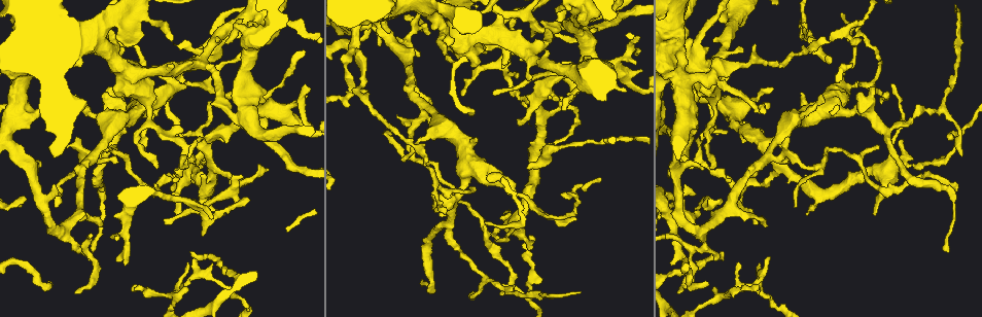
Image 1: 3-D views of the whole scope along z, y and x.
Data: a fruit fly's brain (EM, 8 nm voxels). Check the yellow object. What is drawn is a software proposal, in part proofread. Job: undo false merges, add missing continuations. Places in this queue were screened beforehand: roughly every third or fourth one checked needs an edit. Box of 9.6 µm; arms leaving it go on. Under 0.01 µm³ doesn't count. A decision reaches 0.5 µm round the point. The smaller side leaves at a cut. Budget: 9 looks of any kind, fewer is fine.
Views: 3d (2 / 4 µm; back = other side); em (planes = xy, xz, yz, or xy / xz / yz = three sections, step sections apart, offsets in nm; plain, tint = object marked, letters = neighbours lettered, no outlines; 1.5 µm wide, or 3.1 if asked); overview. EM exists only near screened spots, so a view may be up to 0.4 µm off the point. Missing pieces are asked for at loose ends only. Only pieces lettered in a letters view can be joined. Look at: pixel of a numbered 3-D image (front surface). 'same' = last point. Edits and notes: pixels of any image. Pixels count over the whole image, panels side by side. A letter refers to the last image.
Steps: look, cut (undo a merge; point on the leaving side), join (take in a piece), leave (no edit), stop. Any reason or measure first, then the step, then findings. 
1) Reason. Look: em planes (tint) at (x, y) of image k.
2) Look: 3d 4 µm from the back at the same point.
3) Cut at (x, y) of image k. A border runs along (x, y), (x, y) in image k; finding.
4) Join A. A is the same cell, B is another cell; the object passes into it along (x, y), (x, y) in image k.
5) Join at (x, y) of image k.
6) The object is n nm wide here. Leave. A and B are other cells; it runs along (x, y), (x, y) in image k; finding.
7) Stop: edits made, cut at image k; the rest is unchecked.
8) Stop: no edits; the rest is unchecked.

Tapers out. Look: em planes (letters) at (492, 93) of image 1.

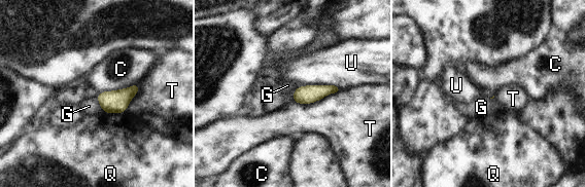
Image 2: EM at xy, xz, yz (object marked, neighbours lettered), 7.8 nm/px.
Leave. C, G, Q, T and U are other cells; a border runs along (96, 98), (102, 111) in image 2; none of them fits.

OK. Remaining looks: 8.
Free end. Look: em yz step 4 (letters) at (99, 225) of image 1.

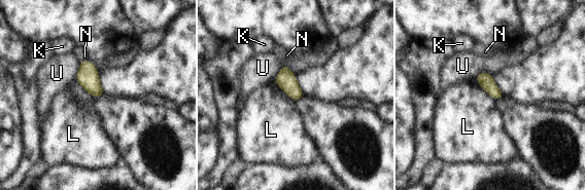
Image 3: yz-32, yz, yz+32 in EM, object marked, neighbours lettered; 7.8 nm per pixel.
Look: em planes (letters) at the same point.

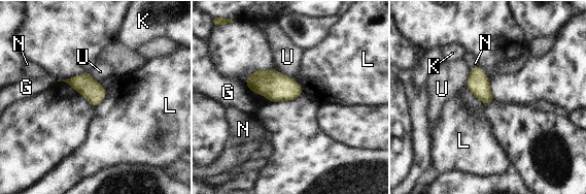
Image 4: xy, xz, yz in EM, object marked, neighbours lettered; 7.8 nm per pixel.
The longest contact is with U, 200 nm. Leave. G, K, L, N and U are other cells; a border runs along (106, 89), (104, 98), (95, 107) in image 4; none of them fits.

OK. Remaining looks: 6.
Thin end. Look: 3d 4 µm at (500, 230) of image 1.

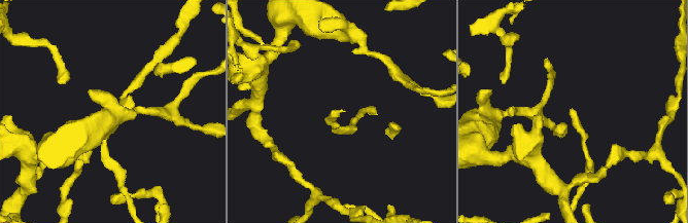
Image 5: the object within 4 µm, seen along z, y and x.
Need the tissue. Look: em planes (plain) at (569, 113) of image 5.

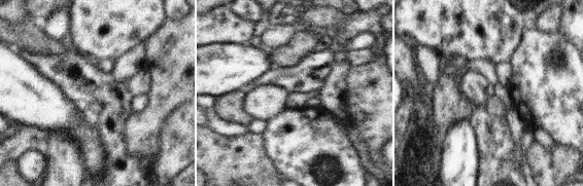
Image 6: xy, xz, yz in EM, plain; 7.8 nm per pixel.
What lies round it. Look: em planes (letters) at the same point.

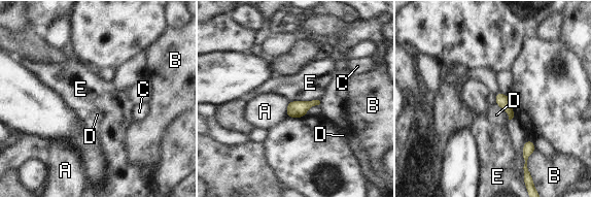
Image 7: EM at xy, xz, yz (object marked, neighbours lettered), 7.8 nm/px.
The object is 110 nm wide here. Leave. A, B, C, D and E are other cells; a border runs along (316, 99), (289, 101) in image 7; none of them fits.

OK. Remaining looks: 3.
Abrupt turn. Look: em planes (letters) at (577, 188) of image 1.

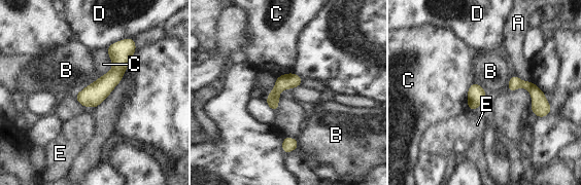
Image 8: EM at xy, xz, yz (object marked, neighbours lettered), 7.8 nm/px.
The longest contact is with B, 240 nm. Leave. A, B, C, D and E are other cells; it runs along (125, 41), (118, 70), (84, 104) in image 8; one neuron here.

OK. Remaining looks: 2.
Stop: no edits; the rest is unchecked.

